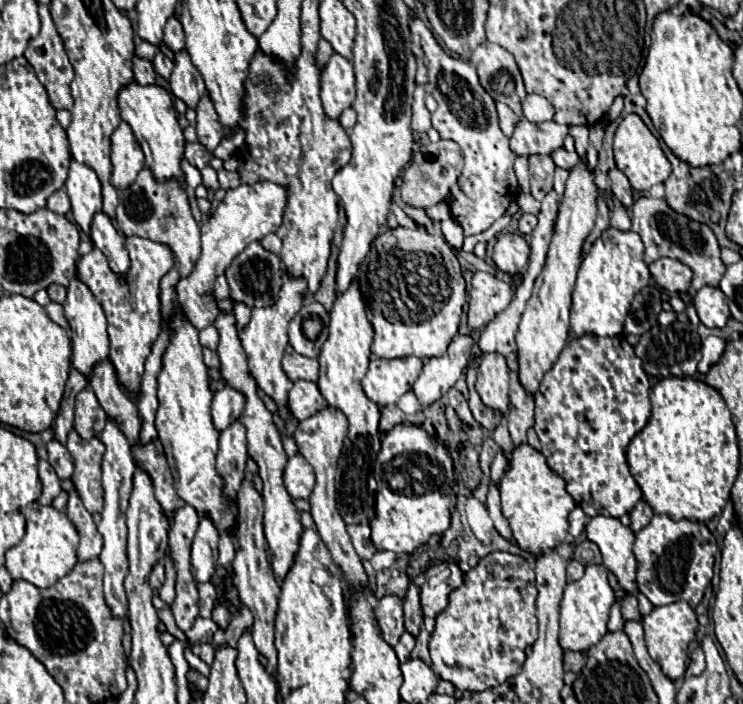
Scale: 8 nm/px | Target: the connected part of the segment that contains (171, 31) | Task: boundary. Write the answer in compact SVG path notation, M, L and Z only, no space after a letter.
M168 18L164 26L164 42L172 52L180 52L184 48L184 30L180 26L178 18Z

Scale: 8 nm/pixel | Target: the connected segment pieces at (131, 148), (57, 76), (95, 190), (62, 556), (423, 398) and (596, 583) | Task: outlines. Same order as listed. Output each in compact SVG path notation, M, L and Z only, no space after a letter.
M120 122L112 134L112 166L110 182L118 190L130 186L136 180L136 174L144 168L144 154L126 122Z
M40 4L40 20L42 20L42 30L40 30L40 34L36 38L30 40L24 56L32 64L32 68L36 70L36 76L42 82L42 86L48 90L48 98L50 98L52 106L56 110L72 110L70 82L74 78L74 70L72 70L72 64L70 64L70 60L68 60L68 56L64 52L62 38L60 38L60 34L54 28L54 22L52 22L52 16L48 12L48 6L44 6L44 4Z
M70 162L66 190L72 202L72 214L76 224L86 234L90 234L92 214L102 210L102 188L98 176L92 168L78 162Z
M38 502L22 508L22 514L26 518L26 534L16 546L6 552L6 568L14 580L28 580L38 588L48 588L66 576L78 562L76 526L64 512L56 510L54 506L42 506Z
M458 334L450 342L444 356L424 360L422 374L412 386L412 392L420 400L422 410L426 410L430 404L440 400L464 374L472 358L472 346L474 346L474 340L470 336Z
M592 564L586 566L586 572L580 580L570 582L564 588L564 596L560 600L560 646L562 650L574 650L574 652L586 652L590 650L600 638L608 632L608 612L614 604L614 592L608 584L608 574L604 566Z

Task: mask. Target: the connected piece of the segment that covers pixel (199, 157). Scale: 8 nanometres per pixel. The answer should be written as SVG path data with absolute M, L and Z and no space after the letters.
M194 142L194 144L186 144L186 158L188 158L188 162L192 164L192 166L196 166L198 170L202 170L204 166L208 166L208 162L210 162L210 158L212 158L212 154L200 144L200 142Z

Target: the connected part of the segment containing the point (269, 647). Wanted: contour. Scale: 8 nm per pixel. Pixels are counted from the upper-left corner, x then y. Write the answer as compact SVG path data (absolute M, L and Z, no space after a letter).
M252 458L246 462L244 470L244 482L240 484L240 494L236 496L238 508L240 508L240 526L238 526L238 544L236 544L236 558L232 562L234 568L234 586L242 598L242 602L250 608L254 616L254 626L252 626L252 636L258 652L268 658L266 670L274 676L276 672L276 648L274 648L274 616L278 608L278 596L280 596L280 586L272 574L268 556L266 556L266 538L264 538L264 528L262 528L262 496L254 488L254 476L258 474L258 466Z

